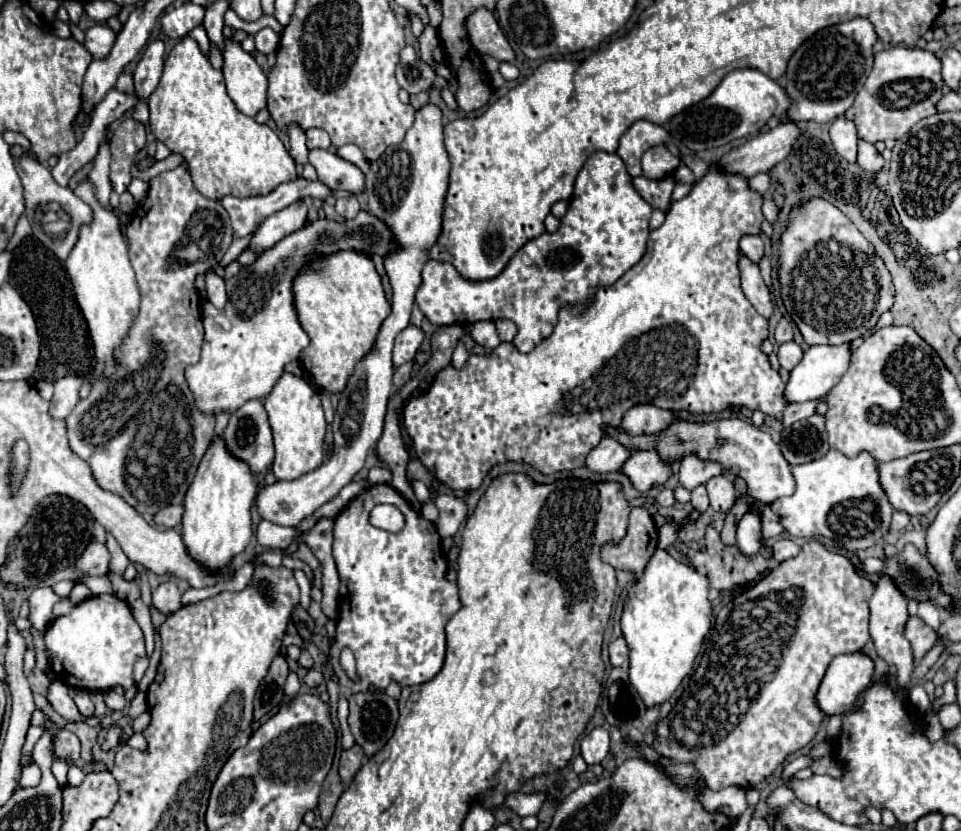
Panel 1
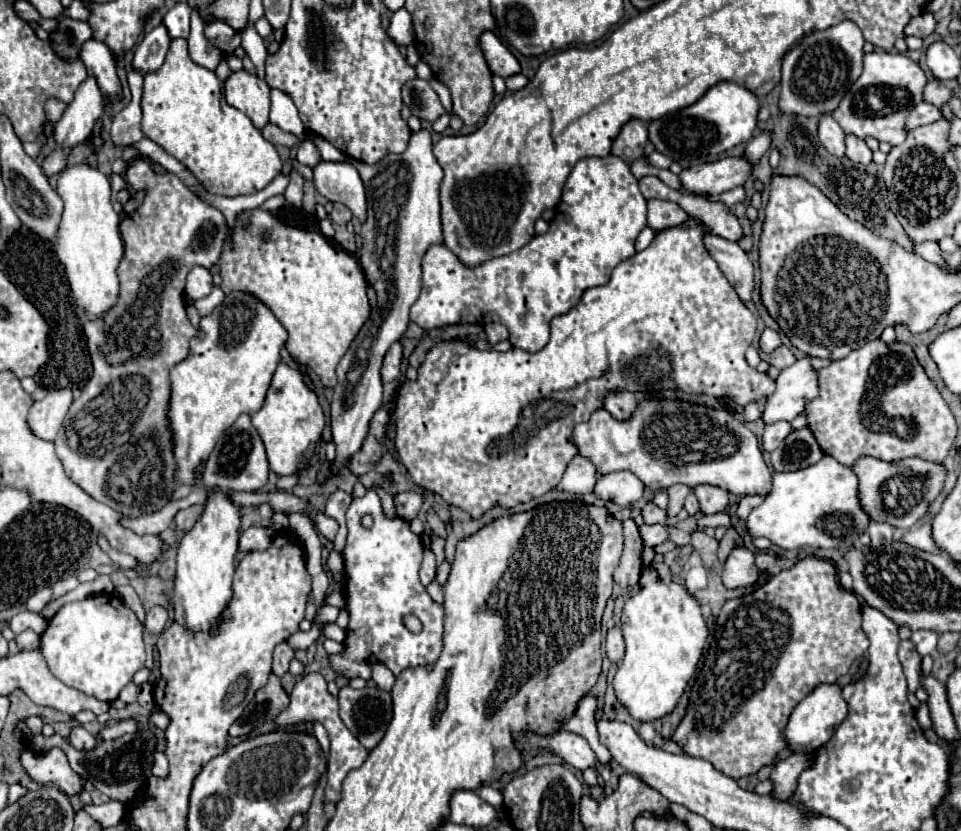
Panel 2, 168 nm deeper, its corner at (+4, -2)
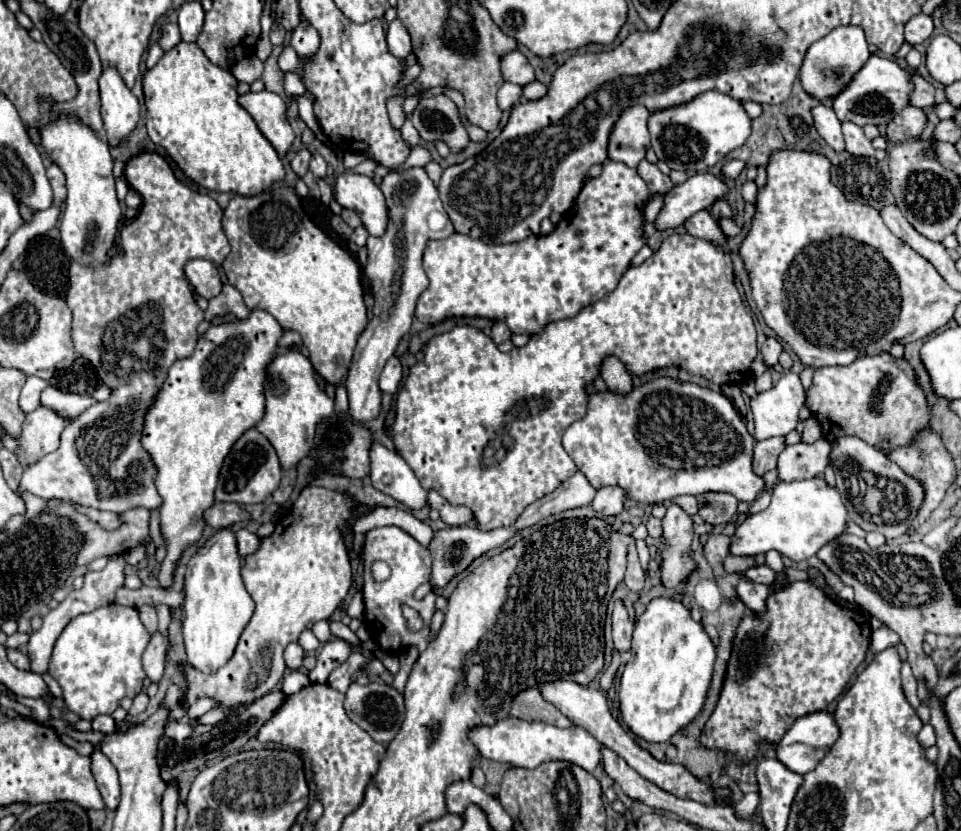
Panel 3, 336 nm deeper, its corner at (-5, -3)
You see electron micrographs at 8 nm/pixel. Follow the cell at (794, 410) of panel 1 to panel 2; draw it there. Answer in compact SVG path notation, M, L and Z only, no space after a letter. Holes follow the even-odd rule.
M777 421L777 423L771 423L765 427L765 433L763 433L763 449L765 451L773 451L775 447L779 447L779 443L791 433L791 423L789 421Z

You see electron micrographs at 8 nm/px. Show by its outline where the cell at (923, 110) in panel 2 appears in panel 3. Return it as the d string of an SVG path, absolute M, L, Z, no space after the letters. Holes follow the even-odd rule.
M906 106L886 124L886 138L890 142L906 142L918 136L926 126L926 116L920 108Z

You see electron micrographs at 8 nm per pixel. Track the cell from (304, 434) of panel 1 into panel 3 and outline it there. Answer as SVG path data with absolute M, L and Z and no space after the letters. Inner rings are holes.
M290 348L286 354L276 354L274 360L268 364L264 396L266 410L264 418L256 424L256 430L270 440L270 444L278 452L282 468L294 468L300 462L300 458L304 458L310 450L308 430L314 430L324 416L334 414L334 400L330 400L326 392L320 390L310 360L294 348Z

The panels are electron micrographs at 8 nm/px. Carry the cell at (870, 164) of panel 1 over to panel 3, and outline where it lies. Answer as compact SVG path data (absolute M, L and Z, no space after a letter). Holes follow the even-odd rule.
M844 122L842 124L842 134L844 134L846 150L852 156L874 156L874 148L872 148L870 140L864 136L860 126L856 126L852 122Z

